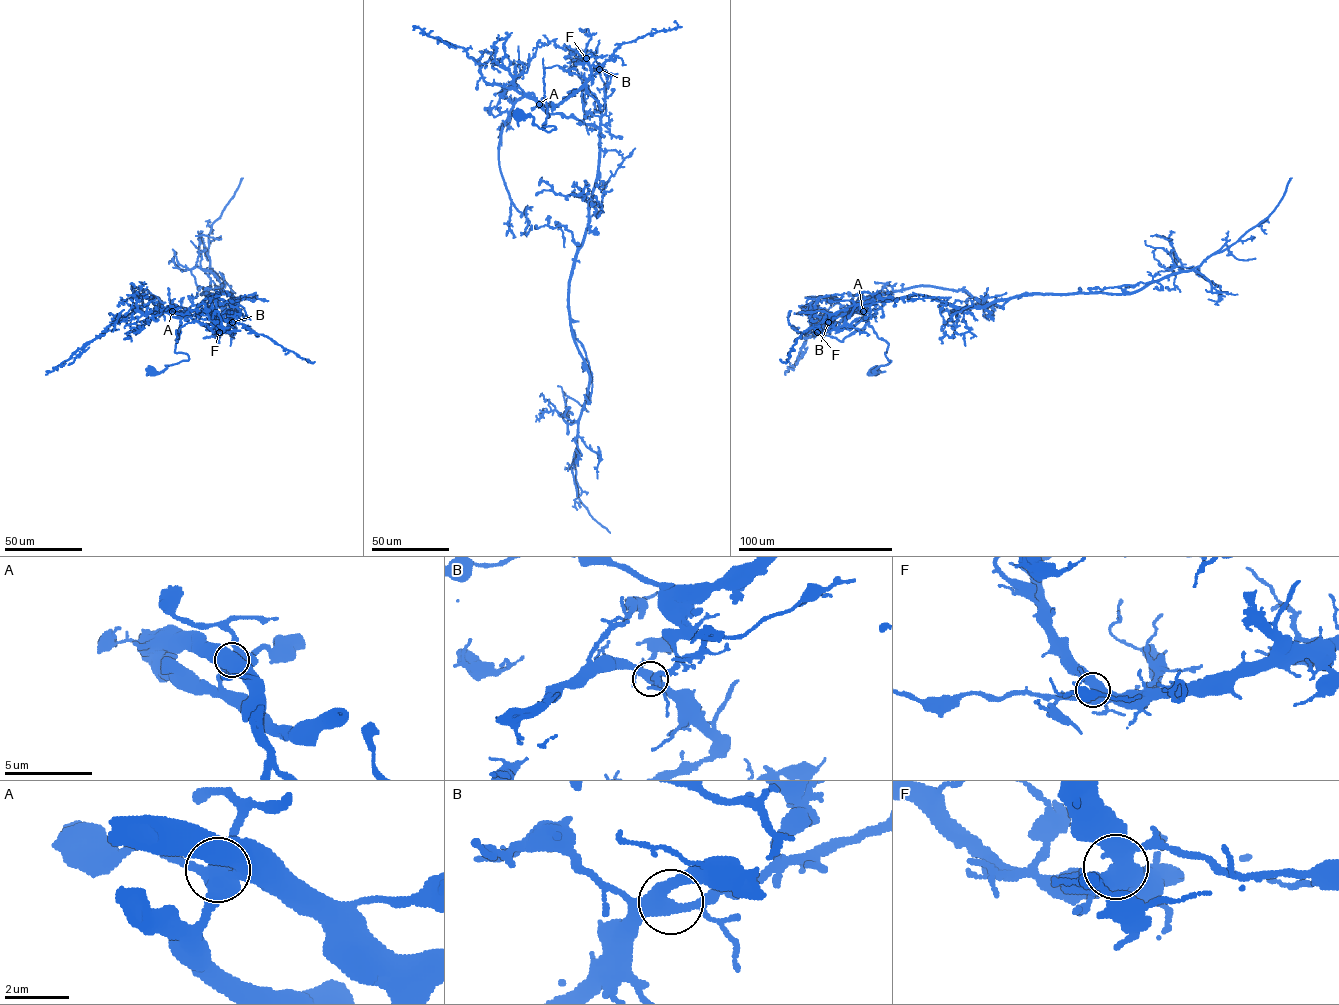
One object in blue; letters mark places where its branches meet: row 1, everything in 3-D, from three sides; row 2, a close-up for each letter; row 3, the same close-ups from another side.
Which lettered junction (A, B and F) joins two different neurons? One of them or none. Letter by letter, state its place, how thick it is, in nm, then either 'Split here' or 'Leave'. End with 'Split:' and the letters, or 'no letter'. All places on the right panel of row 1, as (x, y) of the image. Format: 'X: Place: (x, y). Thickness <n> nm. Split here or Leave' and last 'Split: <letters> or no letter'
A: Place: (863, 311). Thickness 600 nm. Split here
B: Place: (828, 322). Thickness 440 nm. Leave
F: Place: (817, 332). Thickness 550 nm. Leave
Split: A

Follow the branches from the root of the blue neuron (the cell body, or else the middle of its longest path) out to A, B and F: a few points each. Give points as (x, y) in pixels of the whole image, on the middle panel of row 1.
A: (520, 115), (531, 116), (534, 123), (548, 132), (555, 129), (554, 126), (542, 129), (547, 109), (539, 104)
B: (520, 115), (531, 116), (548, 132), (555, 129), (542, 129), (547, 109), (572, 95), (599, 69)
F: (520, 115), (531, 116), (548, 132), (555, 129), (542, 129), (547, 109), (572, 95), (589, 76), (586, 58)

